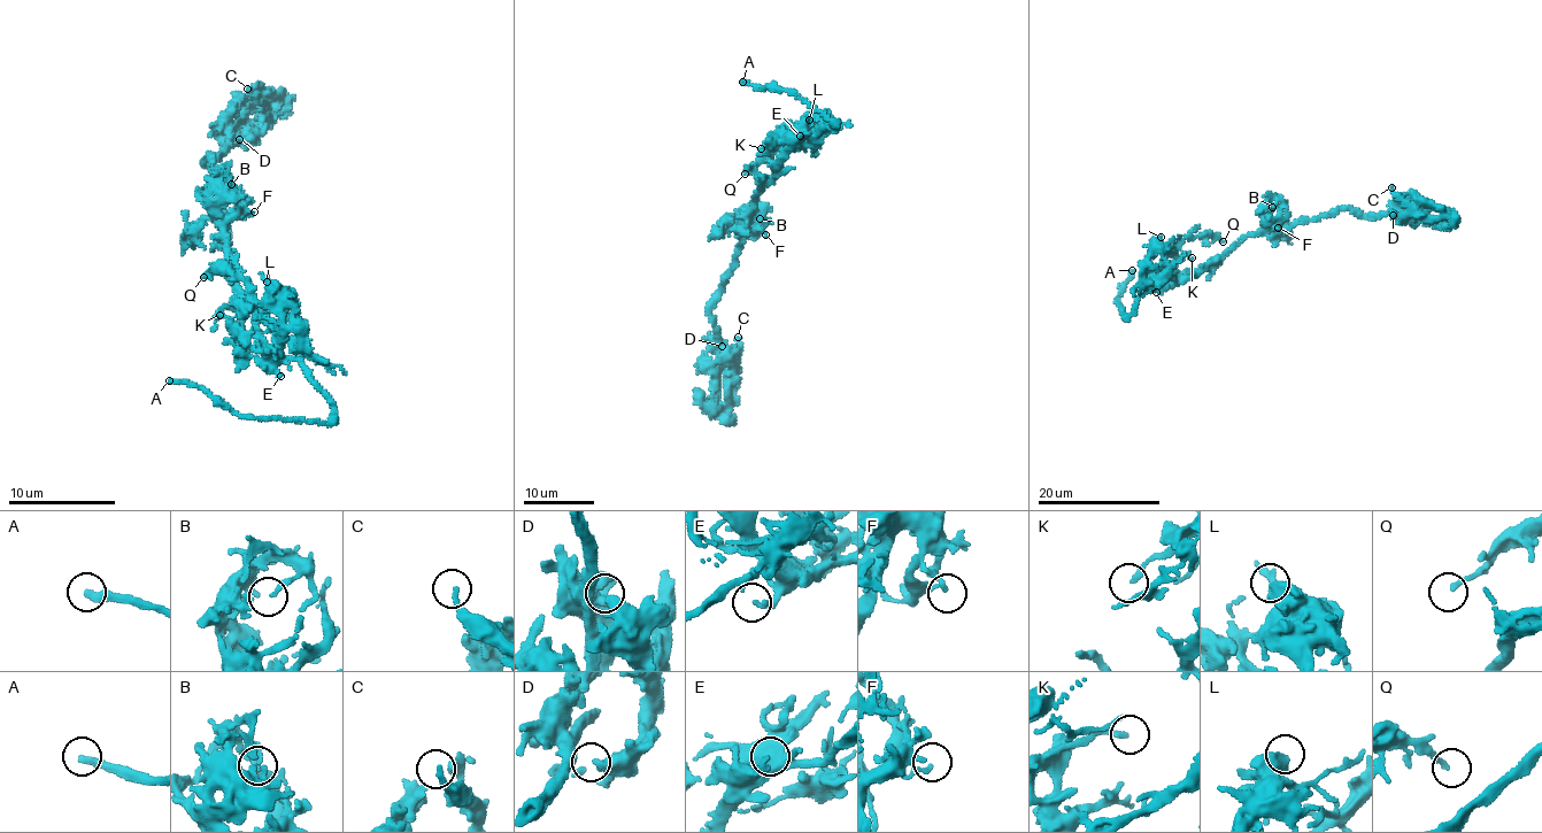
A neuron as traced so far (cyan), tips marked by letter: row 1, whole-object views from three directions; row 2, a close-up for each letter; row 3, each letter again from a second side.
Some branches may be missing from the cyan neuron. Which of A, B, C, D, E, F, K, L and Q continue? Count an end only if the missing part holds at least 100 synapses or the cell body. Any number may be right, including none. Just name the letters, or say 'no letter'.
A

